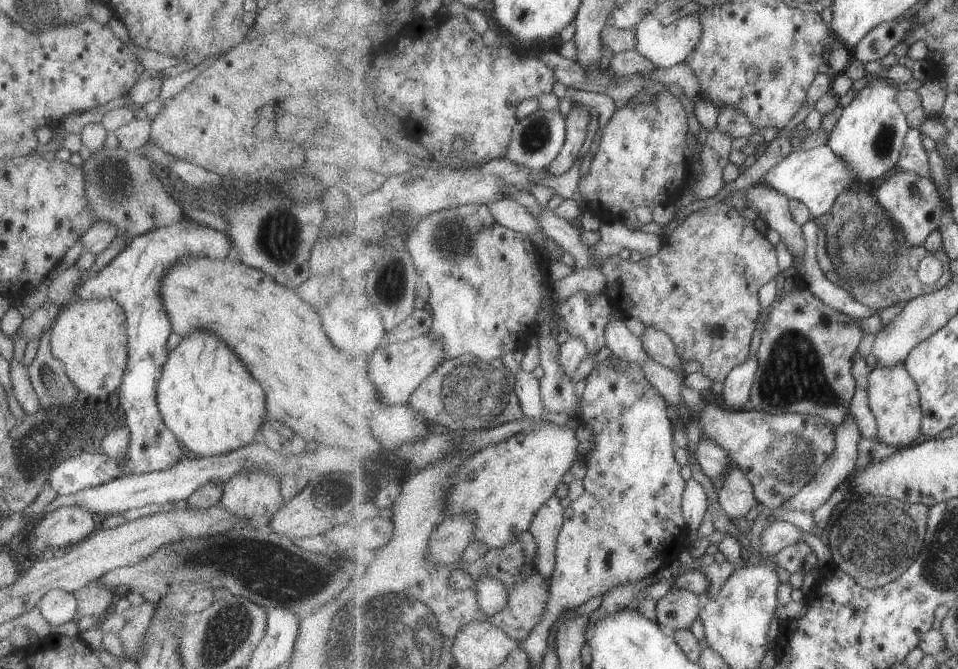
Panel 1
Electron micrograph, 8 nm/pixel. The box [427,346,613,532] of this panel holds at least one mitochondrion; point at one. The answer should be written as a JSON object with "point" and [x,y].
{"point":[480,395]}

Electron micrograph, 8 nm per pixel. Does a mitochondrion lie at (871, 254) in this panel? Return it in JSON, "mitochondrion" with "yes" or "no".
{"mitochondrion":"yes"}

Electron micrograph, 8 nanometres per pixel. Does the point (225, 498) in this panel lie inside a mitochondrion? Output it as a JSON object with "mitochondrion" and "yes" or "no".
{"mitochondrion":"no"}

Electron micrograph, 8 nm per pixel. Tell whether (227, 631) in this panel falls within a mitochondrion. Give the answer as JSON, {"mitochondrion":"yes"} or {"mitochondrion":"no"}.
{"mitochondrion":"yes"}

